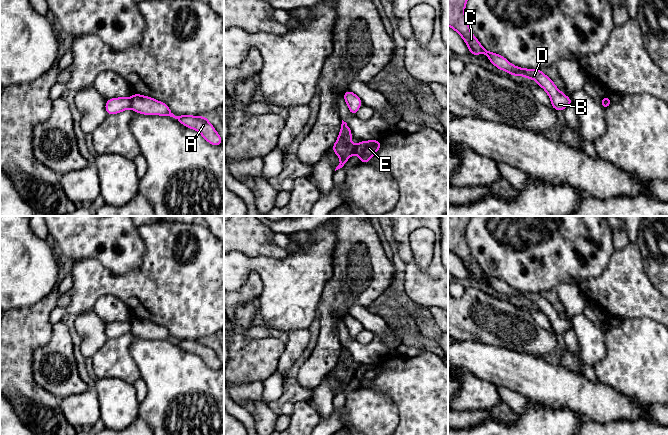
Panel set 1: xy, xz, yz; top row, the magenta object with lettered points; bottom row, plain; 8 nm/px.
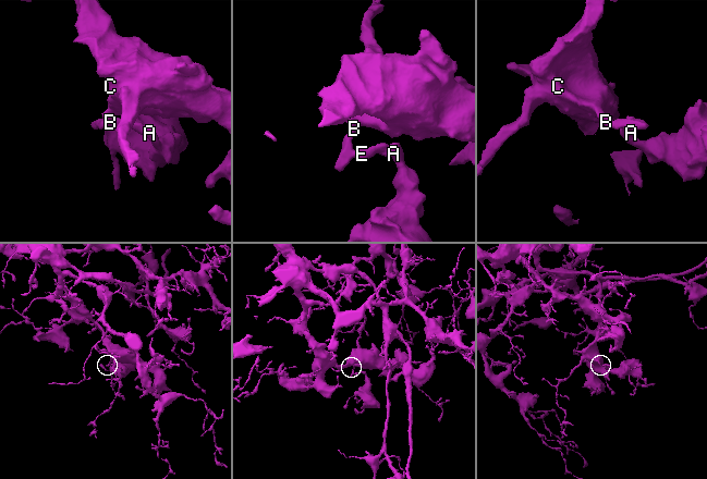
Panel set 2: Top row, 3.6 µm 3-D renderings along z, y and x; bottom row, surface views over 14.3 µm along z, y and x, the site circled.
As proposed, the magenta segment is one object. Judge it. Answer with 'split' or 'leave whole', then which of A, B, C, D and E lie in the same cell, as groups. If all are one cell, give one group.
split | A E / B C D

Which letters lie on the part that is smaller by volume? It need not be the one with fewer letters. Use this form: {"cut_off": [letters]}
{"cut_off": ["A", "E"]}

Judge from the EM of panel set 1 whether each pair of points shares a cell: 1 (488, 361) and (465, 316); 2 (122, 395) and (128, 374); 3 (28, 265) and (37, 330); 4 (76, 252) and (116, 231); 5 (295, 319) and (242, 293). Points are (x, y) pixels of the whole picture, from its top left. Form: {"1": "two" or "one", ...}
{"1": "two", "2": "two", "3": "two", "4": "one", "5": "two"}

